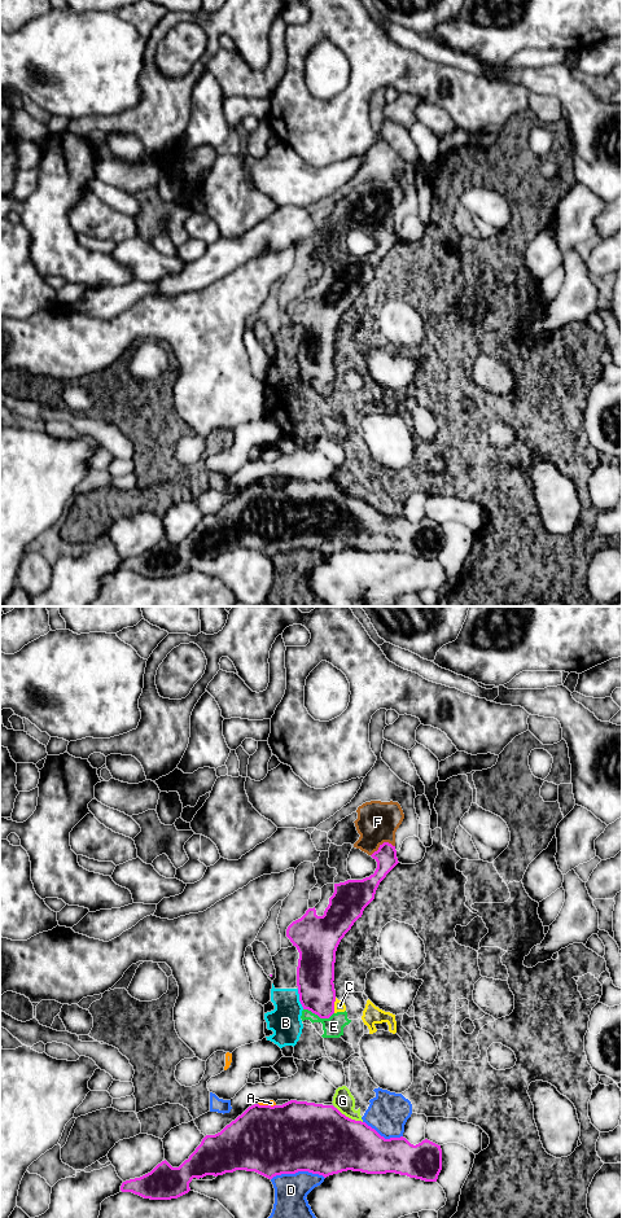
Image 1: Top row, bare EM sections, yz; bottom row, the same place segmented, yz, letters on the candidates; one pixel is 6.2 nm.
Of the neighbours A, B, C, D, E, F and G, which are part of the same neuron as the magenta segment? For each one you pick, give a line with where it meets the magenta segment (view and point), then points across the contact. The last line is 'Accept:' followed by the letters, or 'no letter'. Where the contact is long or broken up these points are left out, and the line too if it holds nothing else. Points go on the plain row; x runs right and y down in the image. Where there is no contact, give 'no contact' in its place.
F: contact yz (382, 222); way yz (386, 237), (382, 222), (377, 217), (377, 200)
Accept: F

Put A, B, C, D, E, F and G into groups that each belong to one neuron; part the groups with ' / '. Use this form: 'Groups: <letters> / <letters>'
Groups: A B C D E G / F

